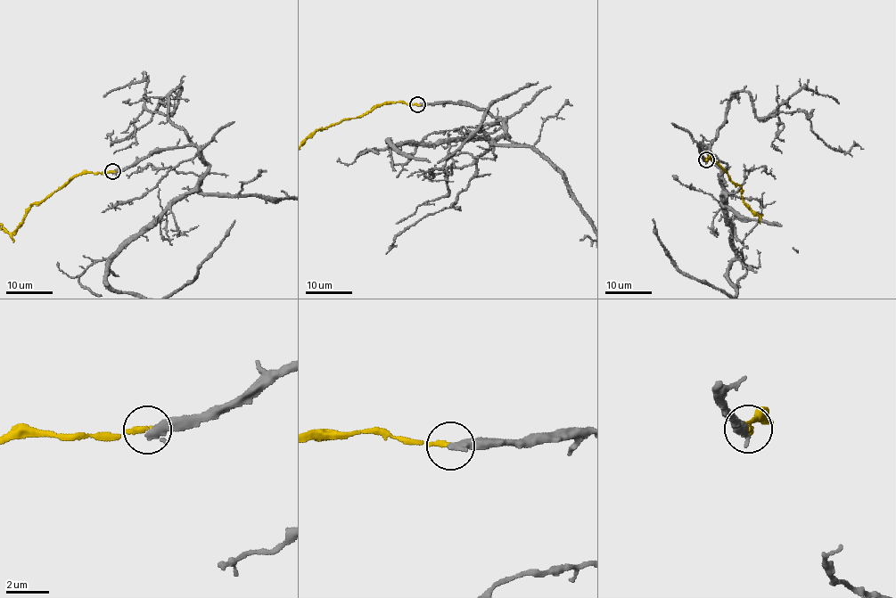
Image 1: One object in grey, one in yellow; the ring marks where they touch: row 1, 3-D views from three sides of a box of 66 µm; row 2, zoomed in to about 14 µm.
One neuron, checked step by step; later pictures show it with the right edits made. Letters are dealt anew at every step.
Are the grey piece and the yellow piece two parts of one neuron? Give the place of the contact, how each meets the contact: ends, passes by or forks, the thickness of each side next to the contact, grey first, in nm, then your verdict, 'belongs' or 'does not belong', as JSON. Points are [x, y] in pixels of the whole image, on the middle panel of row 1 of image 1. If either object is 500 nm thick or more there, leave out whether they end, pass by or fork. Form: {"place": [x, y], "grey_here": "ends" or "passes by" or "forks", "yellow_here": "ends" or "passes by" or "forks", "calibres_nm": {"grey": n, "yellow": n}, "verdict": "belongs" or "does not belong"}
{"place": [417, 104], "grey_here": "ends", "yellow_here": "ends", "calibres_nm": {"grey": 420, "yellow": 240}, "verdict": "does not belong"}

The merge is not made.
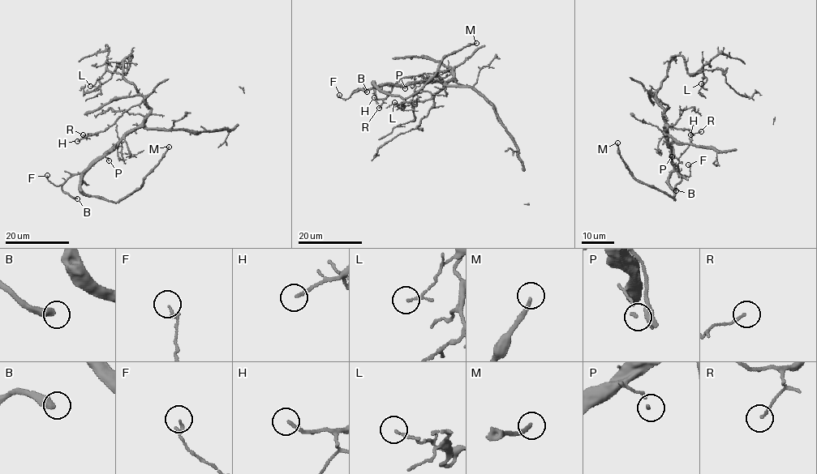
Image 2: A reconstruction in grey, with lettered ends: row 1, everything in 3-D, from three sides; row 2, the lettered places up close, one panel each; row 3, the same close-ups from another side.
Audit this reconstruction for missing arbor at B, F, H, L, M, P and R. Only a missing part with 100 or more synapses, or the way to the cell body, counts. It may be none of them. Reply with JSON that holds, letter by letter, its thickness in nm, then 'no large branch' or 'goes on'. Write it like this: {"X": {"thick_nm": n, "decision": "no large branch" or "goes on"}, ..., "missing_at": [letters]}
{"B": {"thick_nm": 400, "decision": "goes on"}, "F": {"thick_nm": 140, "decision": "no large branch"}, "H": {"thick_nm": 160, "decision": "no large branch"}, "L": {"thick_nm": 90, "decision": "no large branch"}, "M": {"thick_nm": 200, "decision": "goes on"}, "P": {"thick_nm": 100, "decision": "no large branch"}, "R": {"thick_nm": 110, "decision": "no large branch"}, "missing_at": ["B", "M"]}

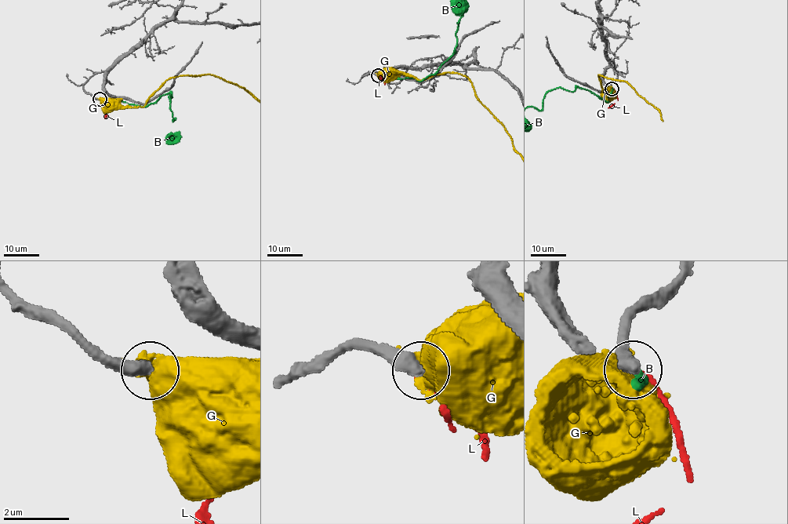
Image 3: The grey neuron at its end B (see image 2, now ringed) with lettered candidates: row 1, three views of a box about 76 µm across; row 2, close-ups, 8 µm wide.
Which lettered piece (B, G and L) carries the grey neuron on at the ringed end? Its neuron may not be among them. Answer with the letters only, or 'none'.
B

